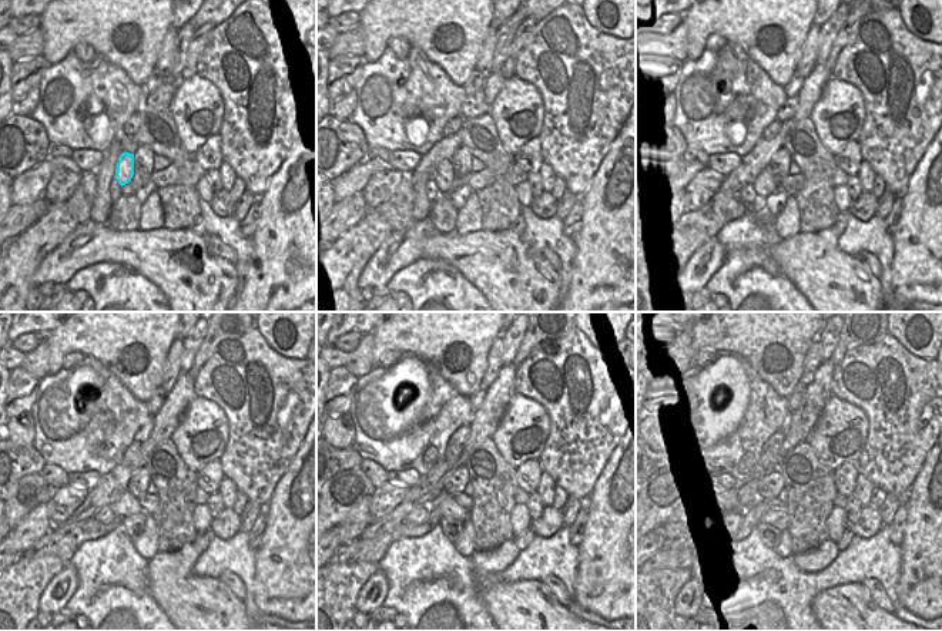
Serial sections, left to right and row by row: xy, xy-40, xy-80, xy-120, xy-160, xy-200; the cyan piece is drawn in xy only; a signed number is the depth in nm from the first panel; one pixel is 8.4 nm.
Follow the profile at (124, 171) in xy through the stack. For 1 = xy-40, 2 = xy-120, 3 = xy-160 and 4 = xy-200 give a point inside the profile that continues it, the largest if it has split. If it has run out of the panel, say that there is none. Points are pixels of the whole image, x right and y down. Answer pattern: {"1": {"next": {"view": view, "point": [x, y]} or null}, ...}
{"1": {"next": {"view": "xy-40", "point": [443, 175]}}, "2": {"next": {"view": "xy-120", "point": [127, 504]}}, "3": {"next": {"view": "xy-160", "point": [449, 509]}}, "4": {"next": {"view": "xy-200", "point": [780, 519]}}}

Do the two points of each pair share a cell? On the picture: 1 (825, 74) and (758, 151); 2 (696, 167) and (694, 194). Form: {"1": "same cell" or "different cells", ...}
{"1": "same cell", "2": "different cells"}

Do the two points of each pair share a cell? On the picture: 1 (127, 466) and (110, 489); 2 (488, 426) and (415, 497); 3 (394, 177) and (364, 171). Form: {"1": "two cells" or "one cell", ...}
{"1": "one cell", "2": "one cell", "3": "two cells"}

